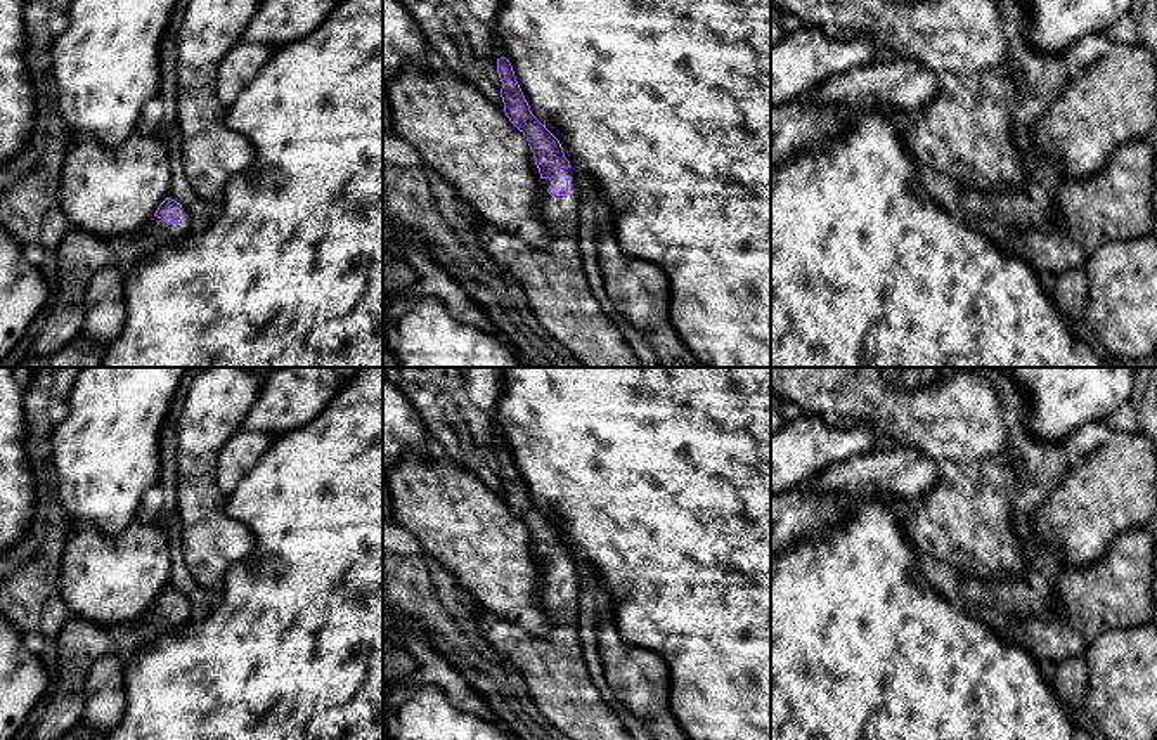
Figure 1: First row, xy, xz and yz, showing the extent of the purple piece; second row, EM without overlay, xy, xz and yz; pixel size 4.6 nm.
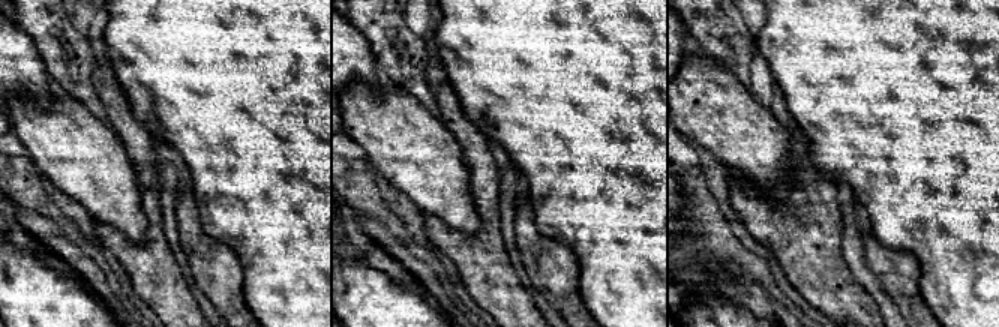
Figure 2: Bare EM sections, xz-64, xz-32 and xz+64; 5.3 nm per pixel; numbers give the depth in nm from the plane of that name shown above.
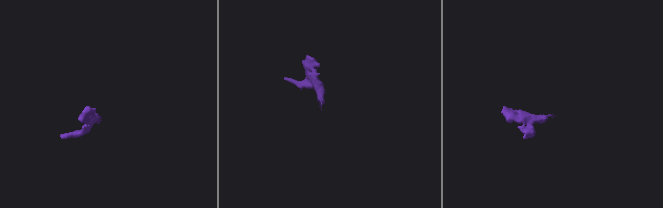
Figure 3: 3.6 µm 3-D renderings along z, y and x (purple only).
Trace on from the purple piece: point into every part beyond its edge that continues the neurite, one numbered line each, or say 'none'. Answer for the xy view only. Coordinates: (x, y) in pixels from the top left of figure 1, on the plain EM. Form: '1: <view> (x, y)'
1: xy (80, 643)

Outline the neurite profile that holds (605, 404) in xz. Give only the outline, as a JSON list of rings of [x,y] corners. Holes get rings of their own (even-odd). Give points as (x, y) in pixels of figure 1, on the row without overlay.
[[[501,367],[502,392],[492,411],[495,430],[511,451],[532,503],[559,529],[565,546],[577,548],[603,581],[620,638],[660,655],[670,672],[670,709],[691,740],[771,740],[771,367]]]

